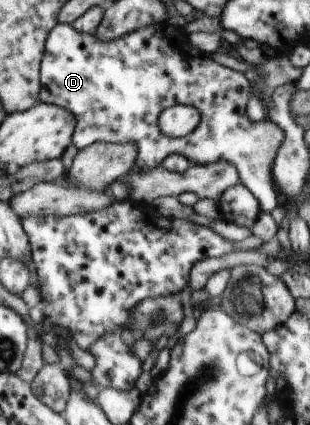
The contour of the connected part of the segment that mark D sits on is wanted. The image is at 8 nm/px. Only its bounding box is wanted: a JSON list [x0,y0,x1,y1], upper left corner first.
[40,22,283,213]

